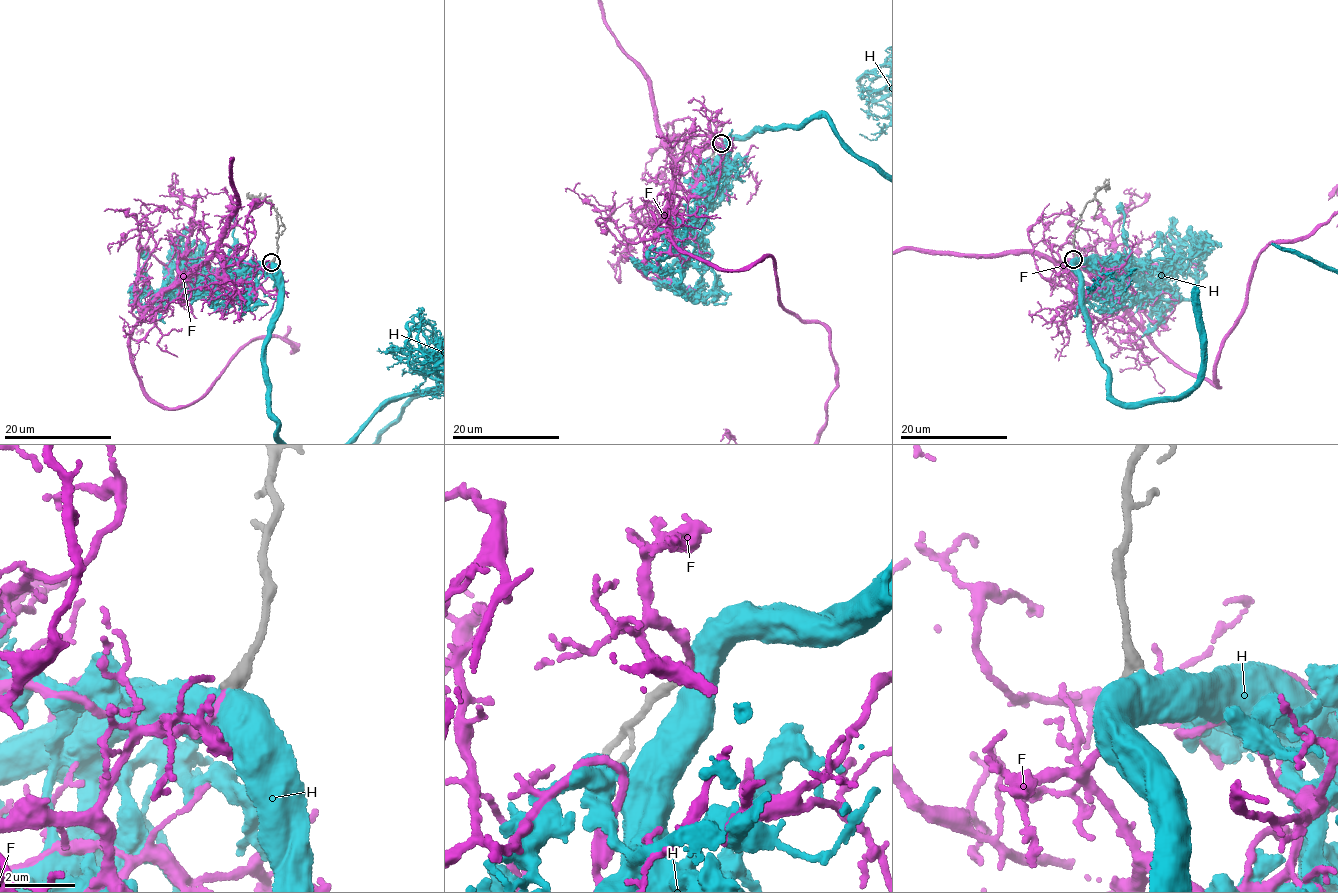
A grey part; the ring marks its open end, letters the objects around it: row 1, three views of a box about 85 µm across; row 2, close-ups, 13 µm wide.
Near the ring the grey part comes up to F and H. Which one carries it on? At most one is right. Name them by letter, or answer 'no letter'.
F

